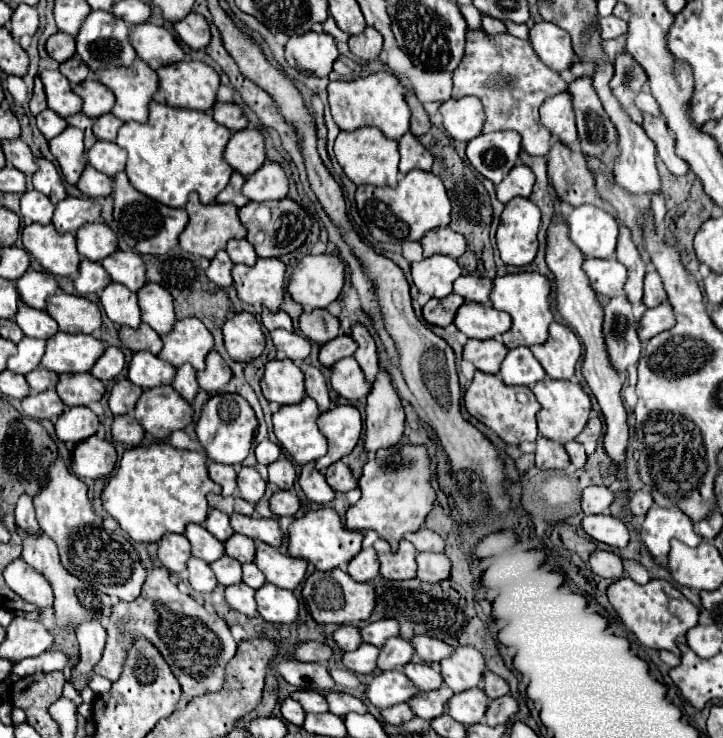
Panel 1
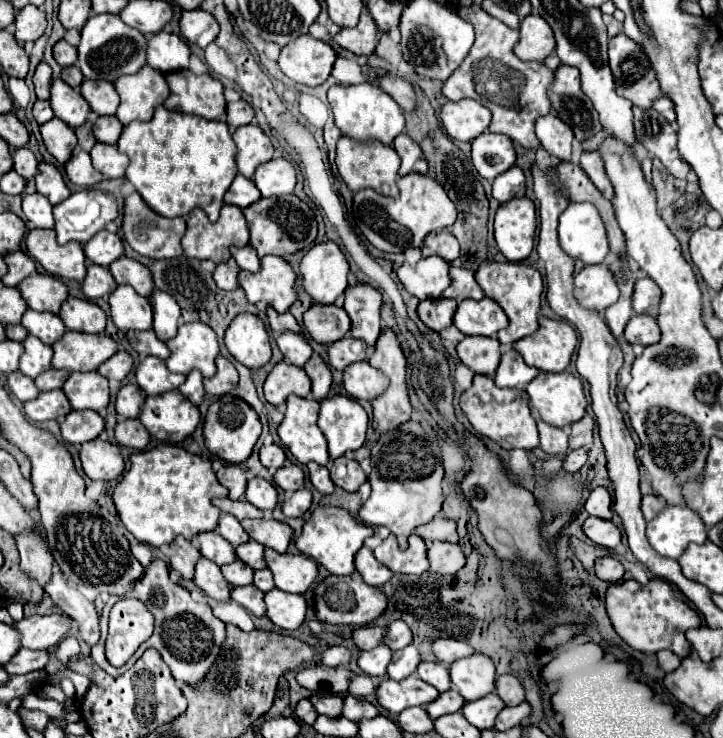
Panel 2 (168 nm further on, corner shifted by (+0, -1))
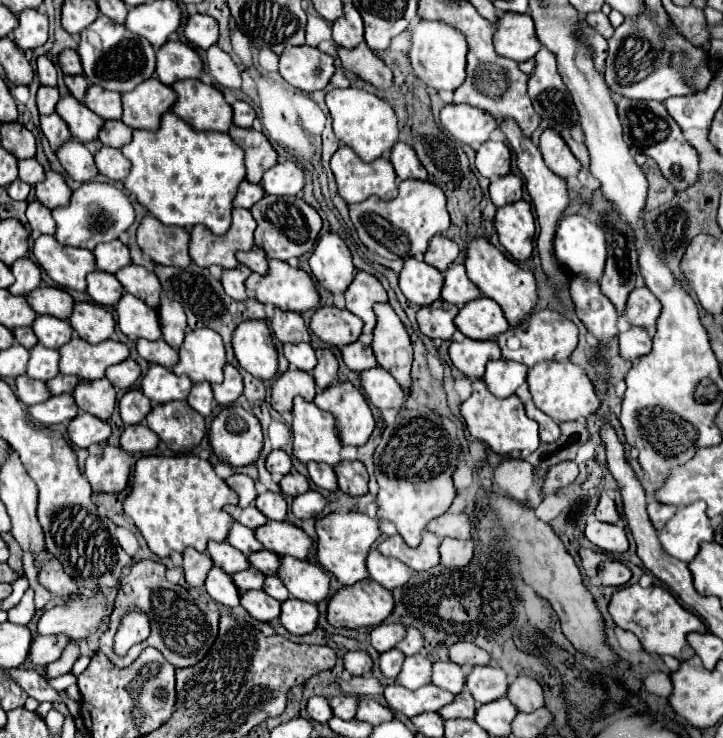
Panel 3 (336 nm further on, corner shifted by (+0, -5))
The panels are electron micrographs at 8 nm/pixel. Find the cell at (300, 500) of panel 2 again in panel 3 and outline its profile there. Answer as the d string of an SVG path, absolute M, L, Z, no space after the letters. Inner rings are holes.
M306 491L304 495L294 497L292 501L292 513L298 519L310 519L316 517L326 505L326 499L318 491Z

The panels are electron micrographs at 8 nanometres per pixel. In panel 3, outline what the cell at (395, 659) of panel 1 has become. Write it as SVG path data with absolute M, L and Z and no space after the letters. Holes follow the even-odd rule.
M410 655L404 659L402 671L398 673L396 681L406 687L406 689L418 689L426 683L430 683L430 671L432 671L432 663L424 657L424 655Z

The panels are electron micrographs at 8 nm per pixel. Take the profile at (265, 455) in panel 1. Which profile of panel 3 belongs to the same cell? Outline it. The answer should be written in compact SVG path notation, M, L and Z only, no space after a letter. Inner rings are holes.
M280 449L278 451L270 451L270 455L266 457L266 469L272 475L286 475L292 469L292 461L286 455L286 451L280 451Z

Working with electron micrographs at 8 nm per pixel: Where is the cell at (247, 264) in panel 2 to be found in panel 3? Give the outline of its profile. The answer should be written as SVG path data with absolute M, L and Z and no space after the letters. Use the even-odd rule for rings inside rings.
M252 247L250 251L238 251L236 253L238 263L246 265L248 269L252 269L258 275L264 275L268 271L268 261L266 261L266 253L260 247Z

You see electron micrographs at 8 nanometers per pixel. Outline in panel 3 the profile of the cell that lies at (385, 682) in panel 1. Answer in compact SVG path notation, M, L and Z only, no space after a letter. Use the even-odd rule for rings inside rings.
M428 683L416 691L410 691L402 685L388 685L384 691L384 699L392 711L398 711L406 717L414 717L426 711L438 711L440 707L448 705L454 695L442 691L440 687Z

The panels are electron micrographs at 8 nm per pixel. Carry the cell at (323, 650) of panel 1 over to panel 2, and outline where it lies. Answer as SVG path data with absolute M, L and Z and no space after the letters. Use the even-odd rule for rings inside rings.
M330 647L322 653L322 663L328 667L340 667L348 665L352 659L352 653L346 647Z

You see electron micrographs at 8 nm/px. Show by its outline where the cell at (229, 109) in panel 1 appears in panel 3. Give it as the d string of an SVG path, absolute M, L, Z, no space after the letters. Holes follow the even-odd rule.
M236 101L232 105L234 109L234 125L236 127L252 127L252 121L256 119L256 111L246 101Z

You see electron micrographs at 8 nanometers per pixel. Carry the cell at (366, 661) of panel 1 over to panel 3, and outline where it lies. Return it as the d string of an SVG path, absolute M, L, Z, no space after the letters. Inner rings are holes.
M390 649L390 651L386 651L386 653L380 653L378 667L380 667L380 671L382 671L384 677L394 679L394 677L400 673L402 661L404 661L404 653L400 653L398 649Z

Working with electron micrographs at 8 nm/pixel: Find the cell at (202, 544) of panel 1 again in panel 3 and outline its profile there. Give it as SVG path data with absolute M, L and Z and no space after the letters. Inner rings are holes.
M210 541L208 543L208 555L214 561L214 565L224 569L226 573L236 573L236 571L250 567L246 555L242 555L238 549L234 549L228 541L222 541L222 543Z

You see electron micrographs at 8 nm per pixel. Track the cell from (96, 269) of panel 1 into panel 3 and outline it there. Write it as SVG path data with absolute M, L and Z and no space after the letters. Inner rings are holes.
M92 271L88 275L88 295L98 303L98 305L114 305L122 293L124 287L112 273L104 271Z

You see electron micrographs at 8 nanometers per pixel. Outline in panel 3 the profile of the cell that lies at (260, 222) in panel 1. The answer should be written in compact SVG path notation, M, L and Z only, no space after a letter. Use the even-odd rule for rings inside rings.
M262 197L252 209L252 217L256 219L258 227L254 231L254 241L258 247L266 251L266 259L280 259L288 261L292 257L300 257L314 249L318 231L322 229L322 219L306 201L300 197Z

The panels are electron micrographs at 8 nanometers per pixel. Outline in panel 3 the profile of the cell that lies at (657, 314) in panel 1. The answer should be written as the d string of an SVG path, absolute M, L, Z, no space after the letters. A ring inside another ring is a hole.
M630 327L626 333L620 333L618 339L620 339L620 355L628 361L638 359L652 349L652 337L644 327Z

